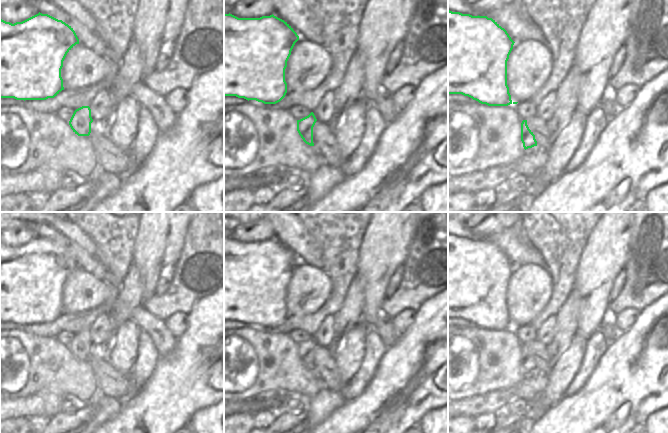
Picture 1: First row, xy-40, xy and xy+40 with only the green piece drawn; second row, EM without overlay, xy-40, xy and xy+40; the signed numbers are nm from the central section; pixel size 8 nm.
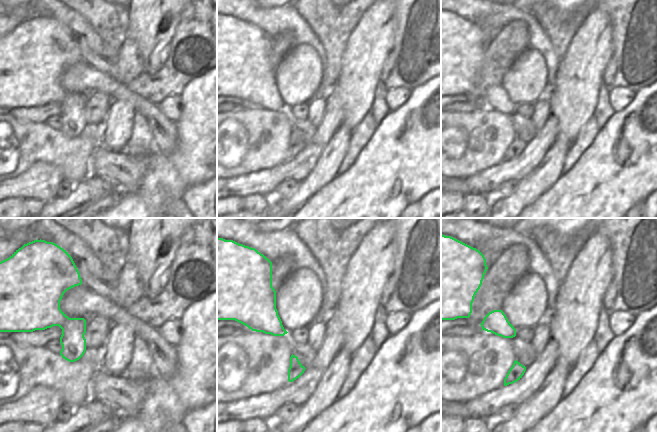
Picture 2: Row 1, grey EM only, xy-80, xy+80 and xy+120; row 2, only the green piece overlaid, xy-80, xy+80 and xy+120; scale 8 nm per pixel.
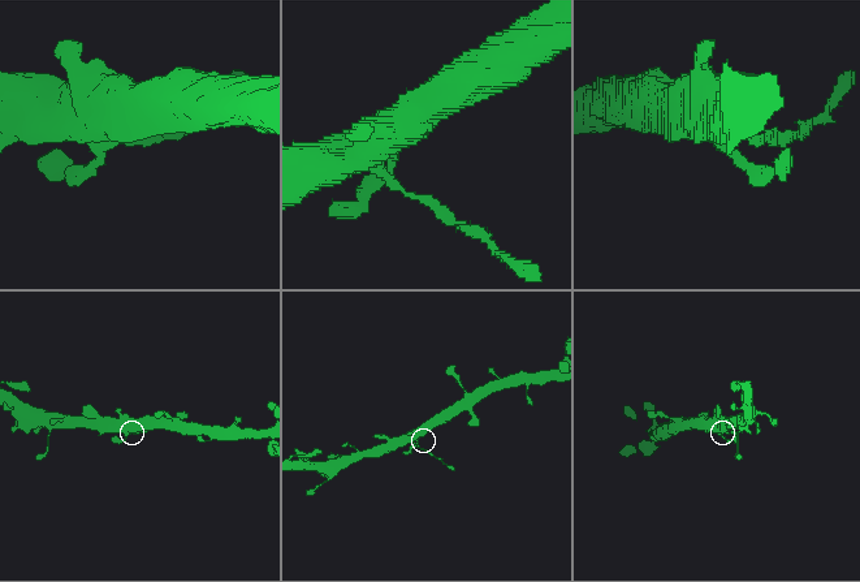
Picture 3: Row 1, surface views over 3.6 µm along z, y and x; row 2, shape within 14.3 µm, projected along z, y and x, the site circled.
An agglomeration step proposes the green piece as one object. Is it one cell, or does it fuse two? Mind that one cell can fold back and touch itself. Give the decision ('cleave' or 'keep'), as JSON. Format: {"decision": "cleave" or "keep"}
{"decision": "keep"}

